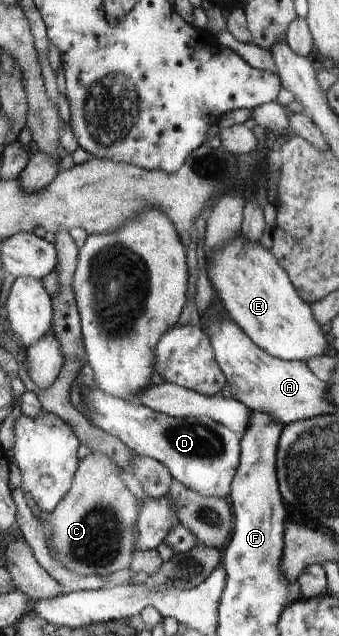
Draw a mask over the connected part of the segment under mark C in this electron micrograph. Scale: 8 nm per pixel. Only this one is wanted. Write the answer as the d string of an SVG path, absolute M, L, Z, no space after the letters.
M91 452L79 460L68 492L46 517L52 524L51 546L68 572L109 575L132 566L134 524L141 508L120 478L121 471L103 452Z

